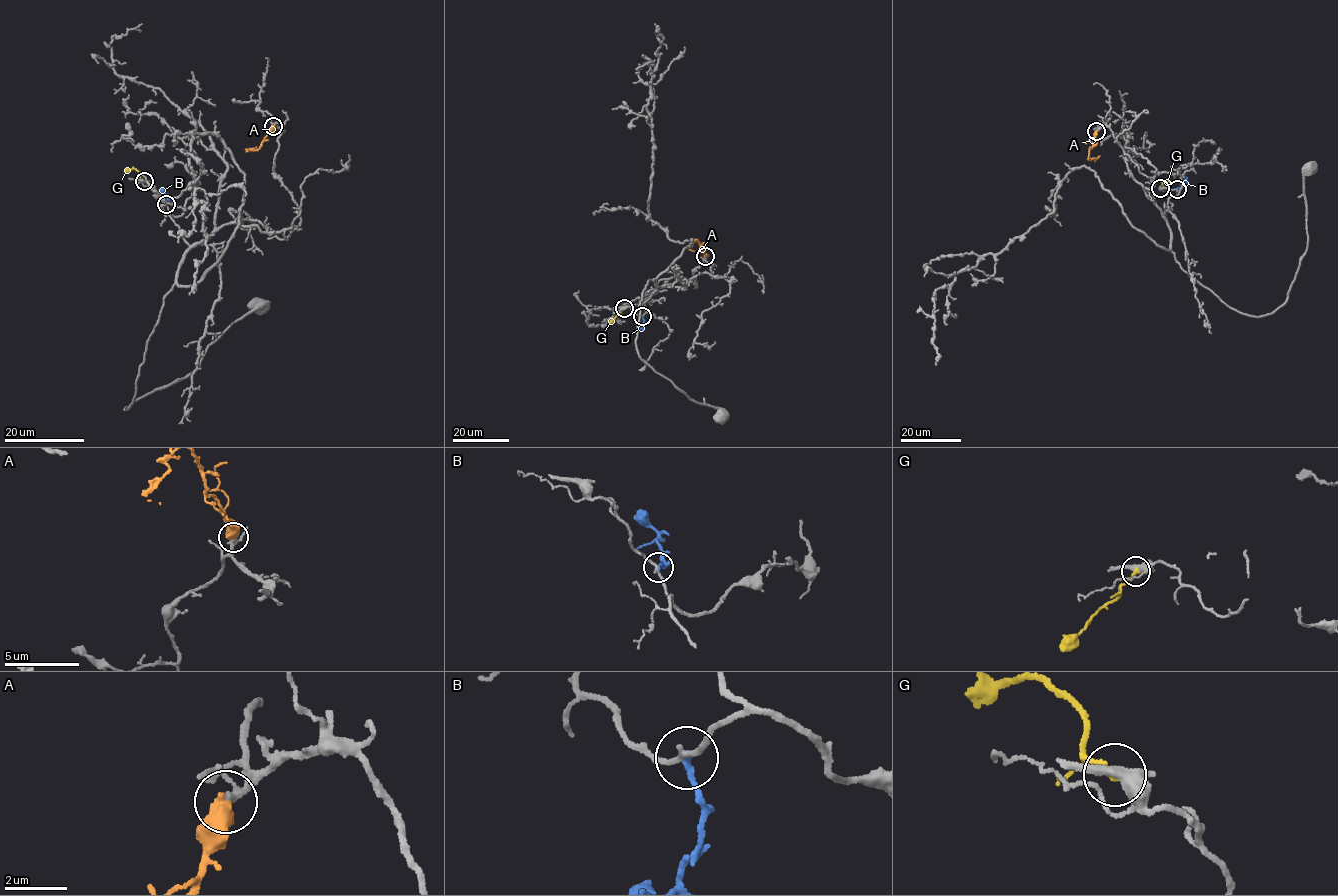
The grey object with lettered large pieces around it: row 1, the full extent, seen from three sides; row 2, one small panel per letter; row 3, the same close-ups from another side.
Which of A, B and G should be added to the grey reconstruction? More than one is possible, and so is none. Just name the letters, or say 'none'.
A

